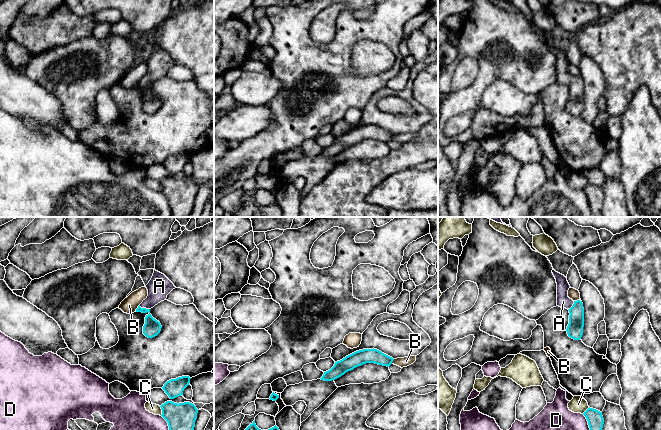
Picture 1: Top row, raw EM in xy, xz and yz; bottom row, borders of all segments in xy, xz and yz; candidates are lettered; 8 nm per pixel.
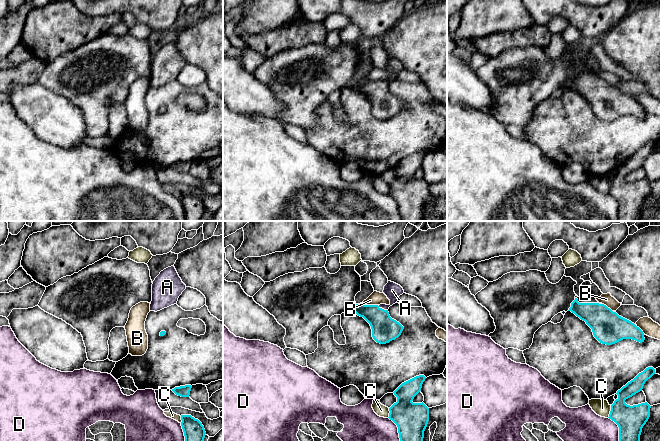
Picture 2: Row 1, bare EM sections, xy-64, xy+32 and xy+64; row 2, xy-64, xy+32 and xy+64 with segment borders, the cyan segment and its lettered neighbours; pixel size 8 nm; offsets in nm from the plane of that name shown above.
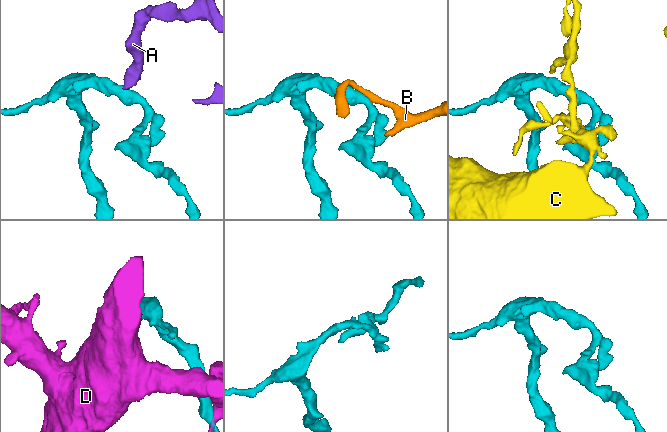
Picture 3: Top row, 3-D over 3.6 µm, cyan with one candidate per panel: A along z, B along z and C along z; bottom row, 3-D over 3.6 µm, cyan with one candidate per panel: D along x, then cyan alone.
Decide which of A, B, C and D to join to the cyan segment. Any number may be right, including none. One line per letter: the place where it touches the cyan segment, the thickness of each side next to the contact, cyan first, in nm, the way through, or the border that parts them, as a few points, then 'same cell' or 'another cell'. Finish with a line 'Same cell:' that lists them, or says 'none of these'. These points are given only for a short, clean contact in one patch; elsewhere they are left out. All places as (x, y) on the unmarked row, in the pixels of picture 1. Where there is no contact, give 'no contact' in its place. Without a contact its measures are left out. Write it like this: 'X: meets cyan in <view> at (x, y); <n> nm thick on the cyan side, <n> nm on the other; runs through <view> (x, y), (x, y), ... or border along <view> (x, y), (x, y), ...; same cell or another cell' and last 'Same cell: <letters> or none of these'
A: meets cyan in xy at (144, 84); 140 nm thick on the cyan side, 180 nm on the other; runs through xy (152, 103), (149, 88), (144, 84), (155, 72), (159, 62); same cell
B: meets cyan in xy at (137, 84); 140 nm thick on the cyan side, 130 nm on the other; another cell
C: meets cyan in xy at (162, 187); 220 nm thick on the cyan side, 80 nm on the other; another cell
D: meets cyan in yz at (589, 203); 130 nm thick on the cyan side, 360 nm on the other; another cell
Same cell: A

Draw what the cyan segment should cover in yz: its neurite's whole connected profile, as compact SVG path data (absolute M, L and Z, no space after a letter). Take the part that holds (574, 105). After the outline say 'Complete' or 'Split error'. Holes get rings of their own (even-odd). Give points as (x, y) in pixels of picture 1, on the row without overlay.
M554 45L552 49L557 59L557 82L569 86L569 100L567 102L567 110L574 116L580 116L583 111L584 103L584 84L580 76L573 77L568 73L568 66L570 61L567 54L556 48Z. Split error

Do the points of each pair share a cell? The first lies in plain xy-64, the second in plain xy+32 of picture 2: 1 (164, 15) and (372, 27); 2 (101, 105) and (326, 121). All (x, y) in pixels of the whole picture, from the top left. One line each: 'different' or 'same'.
1: same
2: different

